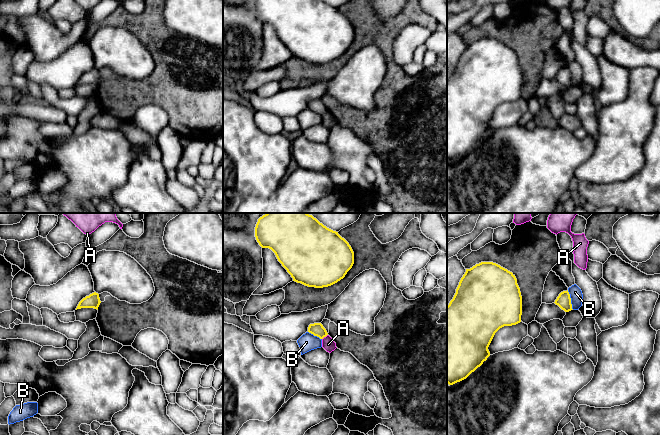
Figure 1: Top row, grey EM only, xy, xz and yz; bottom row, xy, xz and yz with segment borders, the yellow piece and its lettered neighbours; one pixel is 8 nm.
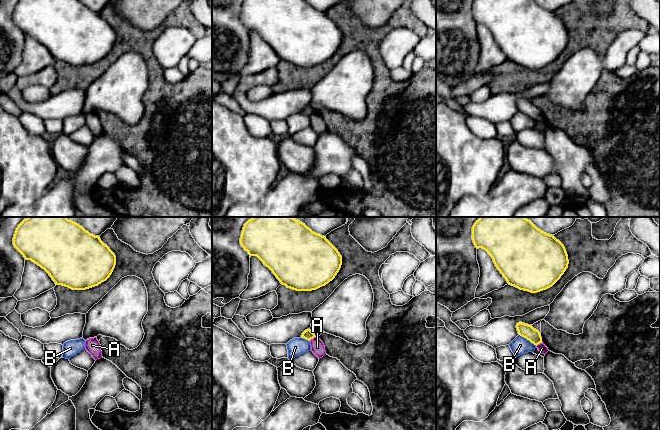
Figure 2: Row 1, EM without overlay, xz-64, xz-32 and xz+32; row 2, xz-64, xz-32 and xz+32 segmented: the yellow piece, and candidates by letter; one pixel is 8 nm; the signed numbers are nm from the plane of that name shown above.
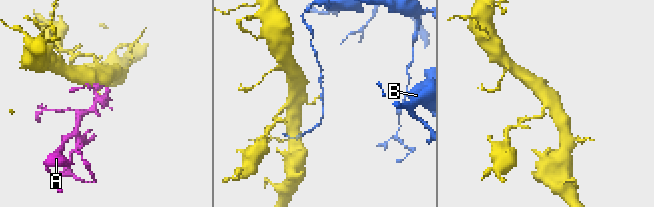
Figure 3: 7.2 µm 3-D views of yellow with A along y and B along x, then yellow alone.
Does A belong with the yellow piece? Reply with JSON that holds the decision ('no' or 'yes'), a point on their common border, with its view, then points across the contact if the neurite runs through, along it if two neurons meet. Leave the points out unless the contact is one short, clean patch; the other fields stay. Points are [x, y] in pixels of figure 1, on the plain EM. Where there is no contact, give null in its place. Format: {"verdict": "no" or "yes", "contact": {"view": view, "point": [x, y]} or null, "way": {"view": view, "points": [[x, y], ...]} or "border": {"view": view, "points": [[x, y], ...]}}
{"verdict": "no", "contact": {"view": "xz", "point": [324, 112]}, "border": {"view": "xz", "points": [[327, 110], [322, 115]]}}

